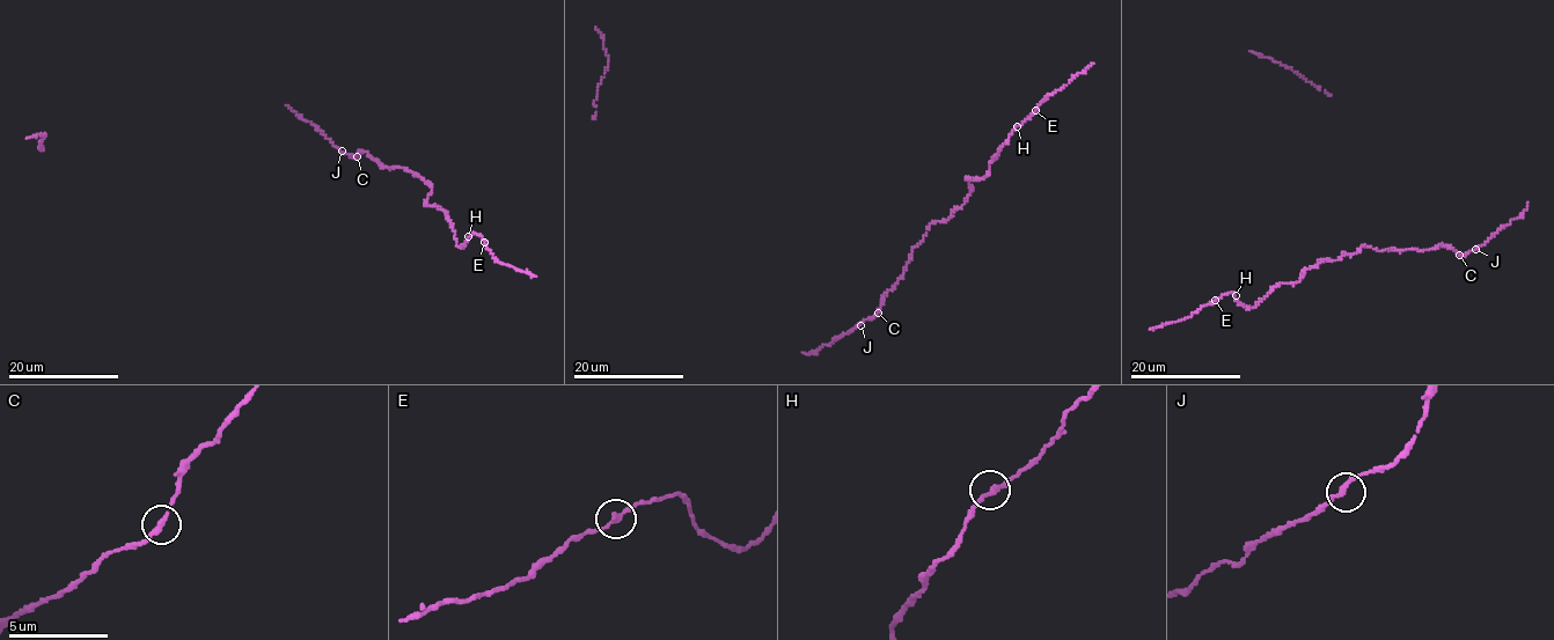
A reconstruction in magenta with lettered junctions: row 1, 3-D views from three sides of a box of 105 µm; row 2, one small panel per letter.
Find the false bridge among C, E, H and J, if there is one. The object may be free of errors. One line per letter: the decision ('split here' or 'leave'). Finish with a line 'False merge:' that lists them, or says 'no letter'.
C: leave
E: leave
H: leave
J: leave
False merge: no letter

